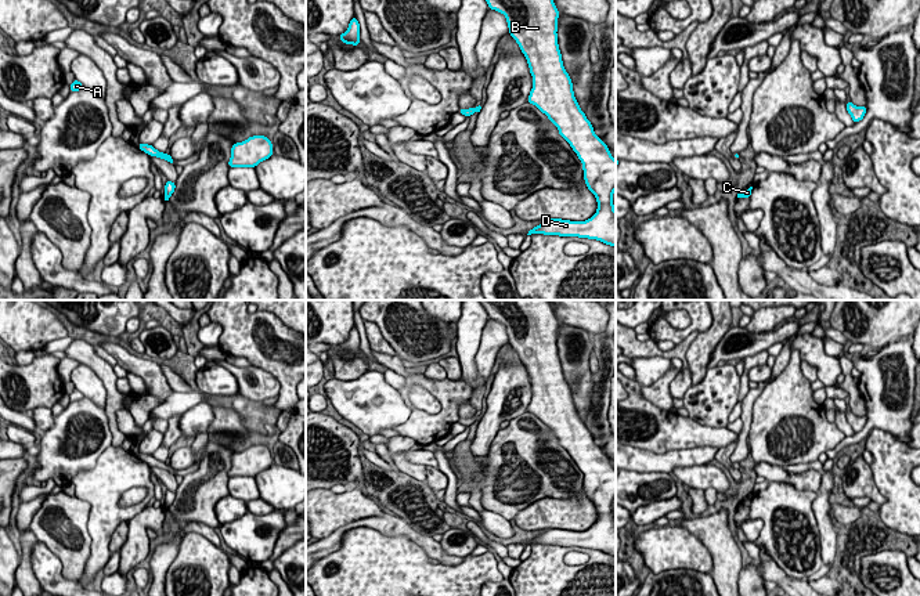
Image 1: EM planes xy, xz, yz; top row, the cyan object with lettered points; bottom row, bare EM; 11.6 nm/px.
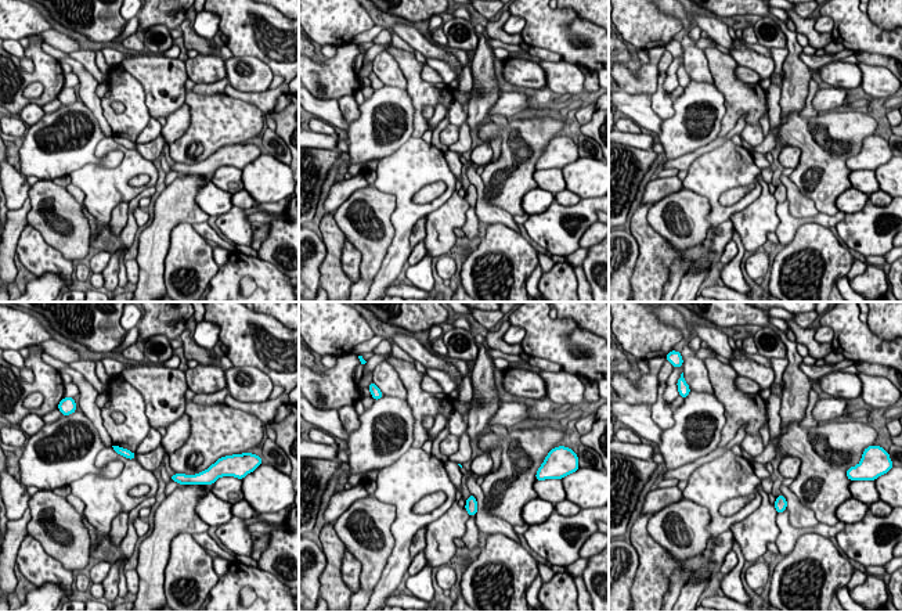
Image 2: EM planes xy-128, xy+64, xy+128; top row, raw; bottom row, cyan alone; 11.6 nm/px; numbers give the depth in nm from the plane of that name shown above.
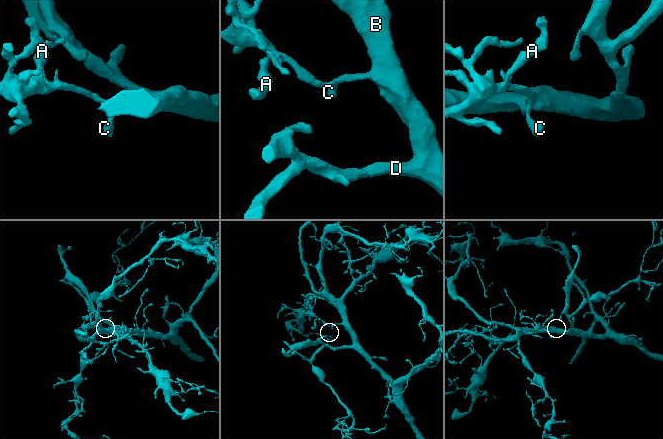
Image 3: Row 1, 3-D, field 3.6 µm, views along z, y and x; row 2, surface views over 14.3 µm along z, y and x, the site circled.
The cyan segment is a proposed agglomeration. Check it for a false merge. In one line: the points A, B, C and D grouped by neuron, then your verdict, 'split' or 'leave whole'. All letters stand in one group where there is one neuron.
groups A B C D; leave whole

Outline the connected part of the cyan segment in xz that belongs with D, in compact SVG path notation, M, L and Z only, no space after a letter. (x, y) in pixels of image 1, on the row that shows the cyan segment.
M486 0L488 8L506 17L509 35L524 54L533 89L527 102L535 105L558 127L582 162L587 188L598 202L596 213L585 221L548 218L531 234L596 239L616 248L616 160L595 134L581 111L573 83L563 66L558 44L559 10L553 0Z

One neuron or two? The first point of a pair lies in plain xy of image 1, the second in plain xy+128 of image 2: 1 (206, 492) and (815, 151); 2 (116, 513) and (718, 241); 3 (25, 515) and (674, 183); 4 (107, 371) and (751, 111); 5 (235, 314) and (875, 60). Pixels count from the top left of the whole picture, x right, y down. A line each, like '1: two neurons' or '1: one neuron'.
1: one neuron
2: two neurons
3: one neuron
4: one neuron
5: two neurons

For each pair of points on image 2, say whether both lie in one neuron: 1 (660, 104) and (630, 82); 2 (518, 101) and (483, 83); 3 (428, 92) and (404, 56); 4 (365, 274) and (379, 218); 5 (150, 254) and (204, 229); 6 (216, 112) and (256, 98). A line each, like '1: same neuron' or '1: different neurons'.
1: different neurons
2: different neurons
3: same neuron
4: same neuron
5: different neurons
6: different neurons

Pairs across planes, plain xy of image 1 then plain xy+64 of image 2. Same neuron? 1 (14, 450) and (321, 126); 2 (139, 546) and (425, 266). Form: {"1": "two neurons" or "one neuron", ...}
{"1": "two neurons", "2": "two neurons"}

